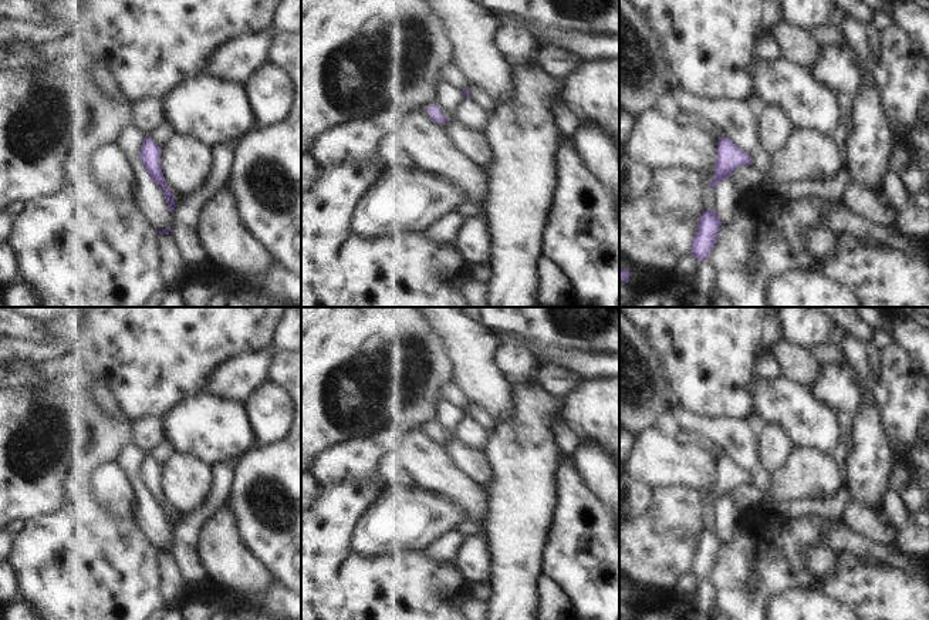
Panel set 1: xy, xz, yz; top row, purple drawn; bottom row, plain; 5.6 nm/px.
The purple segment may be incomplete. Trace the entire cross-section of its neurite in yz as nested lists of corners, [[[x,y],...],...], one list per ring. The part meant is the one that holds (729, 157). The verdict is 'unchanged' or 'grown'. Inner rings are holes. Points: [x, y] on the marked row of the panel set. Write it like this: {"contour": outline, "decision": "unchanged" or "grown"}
{"contour": [[[730,138],[719,139],[712,188],[716,189],[720,181],[730,178],[733,171],[741,165],[751,165],[750,155],[734,145]]], "decision": "unchanged"}

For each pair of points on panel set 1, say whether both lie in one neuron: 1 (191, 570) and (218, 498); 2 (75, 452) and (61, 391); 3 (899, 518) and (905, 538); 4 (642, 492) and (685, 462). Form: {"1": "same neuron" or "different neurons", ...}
{"1": "same neuron", "2": "same neuron", "3": "different neurons", "4": "different neurons"}

